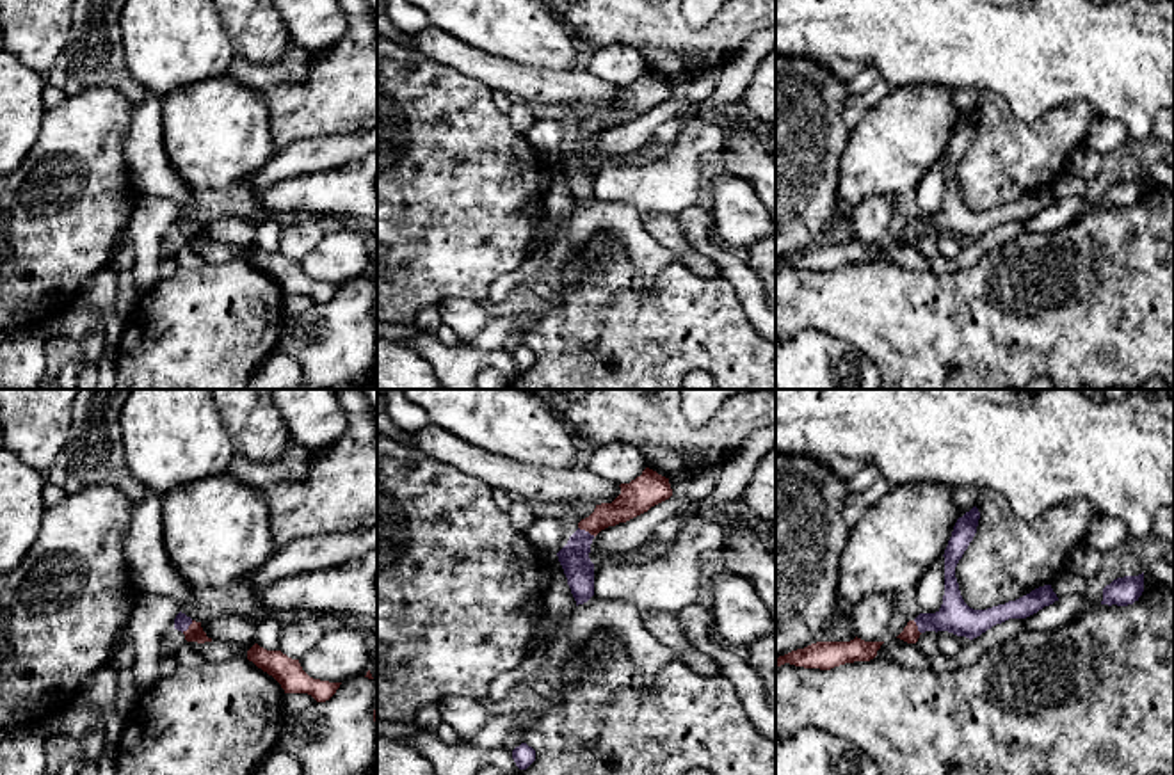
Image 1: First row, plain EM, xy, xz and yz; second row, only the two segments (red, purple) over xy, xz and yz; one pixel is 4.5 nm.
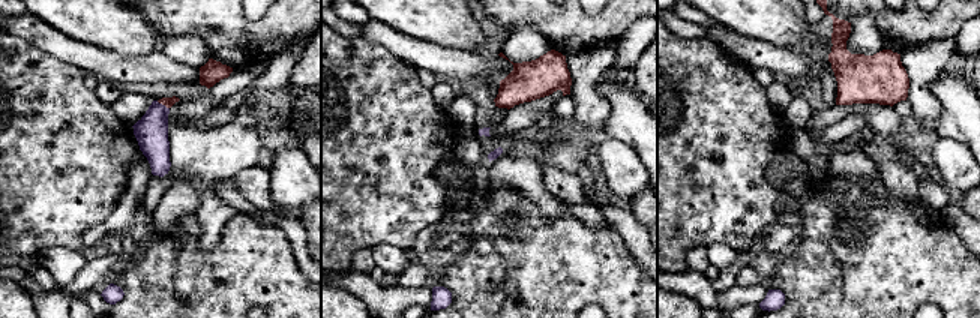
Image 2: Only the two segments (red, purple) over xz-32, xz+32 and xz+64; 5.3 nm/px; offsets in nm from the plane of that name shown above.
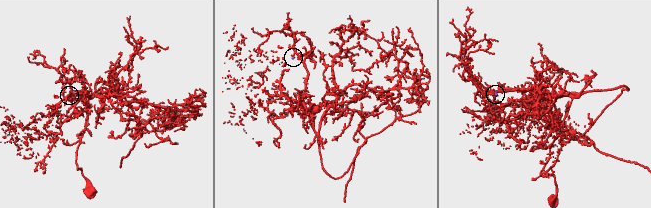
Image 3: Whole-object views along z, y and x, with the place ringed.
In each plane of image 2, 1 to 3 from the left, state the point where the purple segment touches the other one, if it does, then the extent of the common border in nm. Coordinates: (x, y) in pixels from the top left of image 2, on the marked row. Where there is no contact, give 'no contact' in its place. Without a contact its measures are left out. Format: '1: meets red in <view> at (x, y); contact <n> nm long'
1: meets red in xz-32 at (162, 104); contact 80 nm long
2: no contact
3: no contact

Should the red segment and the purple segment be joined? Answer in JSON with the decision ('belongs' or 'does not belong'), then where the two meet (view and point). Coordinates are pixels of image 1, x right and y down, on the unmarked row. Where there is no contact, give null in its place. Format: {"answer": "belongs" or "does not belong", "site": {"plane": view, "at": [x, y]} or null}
{"answer": "belongs", "site": {"plane": "xz", "at": [587, 132]}}

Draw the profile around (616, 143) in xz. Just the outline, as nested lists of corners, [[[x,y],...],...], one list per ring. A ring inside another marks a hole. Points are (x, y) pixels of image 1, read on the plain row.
[[[671,98],[669,101],[651,108],[647,114],[615,128],[601,132],[591,146],[589,160],[598,164],[601,158],[626,158],[628,153],[639,151],[665,121],[678,117],[685,108],[685,101]]]

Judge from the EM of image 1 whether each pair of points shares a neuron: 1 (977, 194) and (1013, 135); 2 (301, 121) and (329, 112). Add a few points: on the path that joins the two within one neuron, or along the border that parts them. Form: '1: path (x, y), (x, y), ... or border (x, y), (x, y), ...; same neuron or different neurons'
1: path (986, 180), (1007, 159), (1007, 150); same neuron
2: path (308, 114), (322, 112); same neuron

